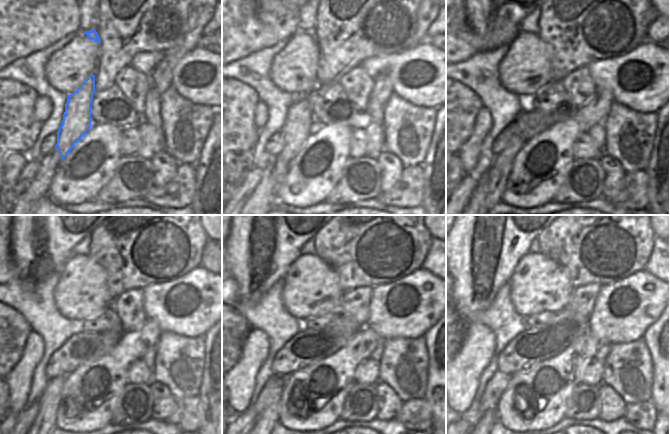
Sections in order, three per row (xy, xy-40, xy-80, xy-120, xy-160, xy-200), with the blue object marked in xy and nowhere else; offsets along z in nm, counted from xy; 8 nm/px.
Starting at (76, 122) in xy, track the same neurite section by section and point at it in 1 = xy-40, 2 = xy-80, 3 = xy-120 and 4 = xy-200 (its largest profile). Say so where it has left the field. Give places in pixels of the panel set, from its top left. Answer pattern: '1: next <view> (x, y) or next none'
1: next xy-40 (299, 124)
2: next xy-80 (499, 172)
3: next xy-120 (51, 396)
4: next xy-200 (489, 417)

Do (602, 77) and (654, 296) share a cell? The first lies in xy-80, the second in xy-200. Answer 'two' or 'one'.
one

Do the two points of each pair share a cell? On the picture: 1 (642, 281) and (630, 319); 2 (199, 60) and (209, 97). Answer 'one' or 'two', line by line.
1: one
2: one

